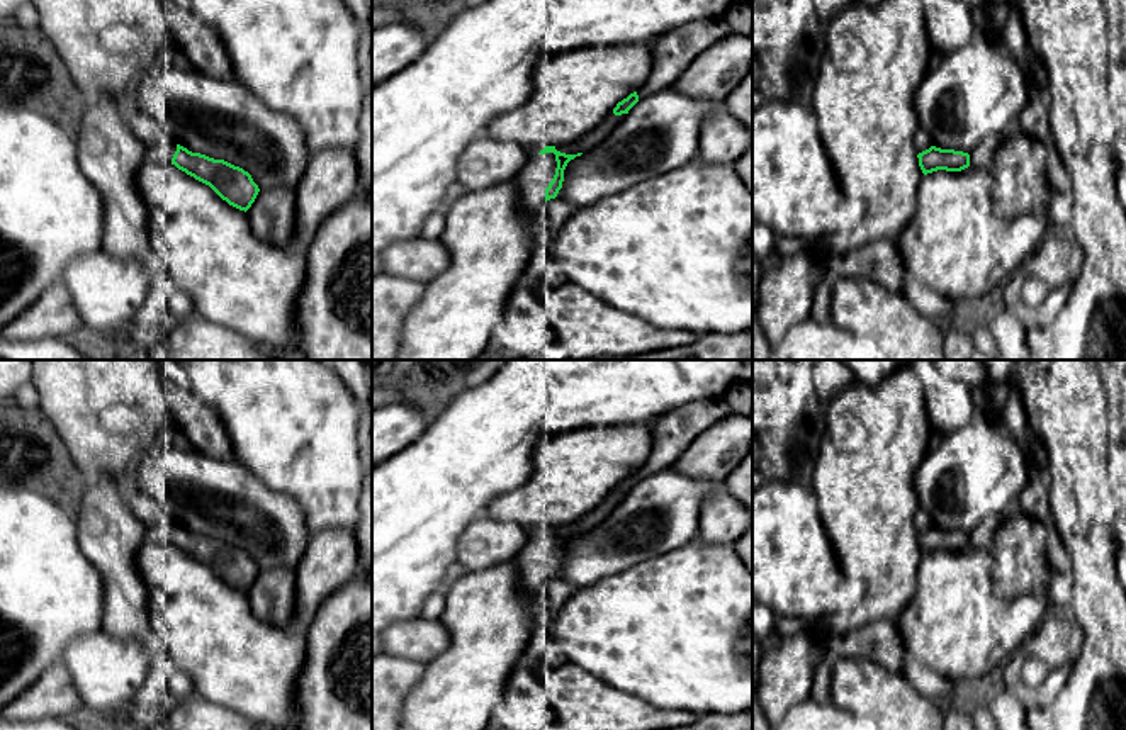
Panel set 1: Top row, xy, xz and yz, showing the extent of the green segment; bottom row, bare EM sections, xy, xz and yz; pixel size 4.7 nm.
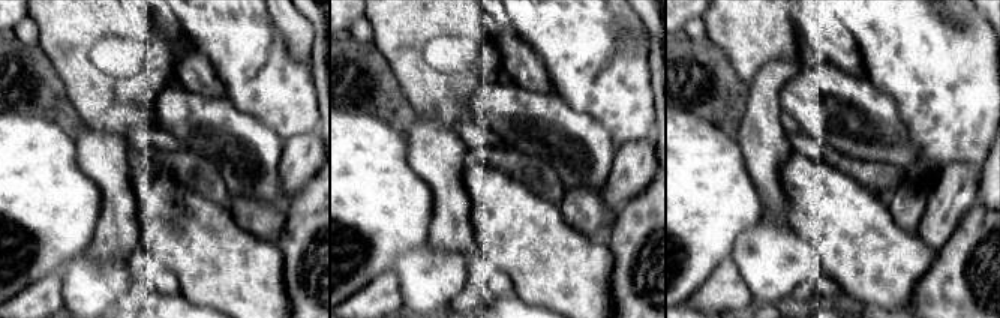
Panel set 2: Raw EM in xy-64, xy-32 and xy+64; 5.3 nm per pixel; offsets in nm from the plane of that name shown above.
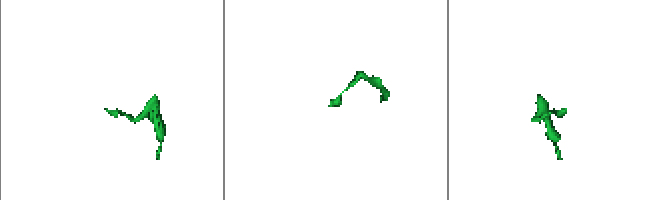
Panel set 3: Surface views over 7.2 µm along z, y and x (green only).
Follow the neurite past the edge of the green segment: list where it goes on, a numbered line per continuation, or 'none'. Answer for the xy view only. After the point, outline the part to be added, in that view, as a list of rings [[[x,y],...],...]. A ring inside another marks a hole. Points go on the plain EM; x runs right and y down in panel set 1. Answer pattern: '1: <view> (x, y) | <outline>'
1: xy (162, 533) | [[[170,521],[161,525],[153,525],[148,526],[146,538],[158,543],[172,543],[175,531],[177,531],[177,525]]]

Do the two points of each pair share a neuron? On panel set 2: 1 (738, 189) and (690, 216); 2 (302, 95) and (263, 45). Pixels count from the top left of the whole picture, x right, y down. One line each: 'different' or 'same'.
1: same
2: same

